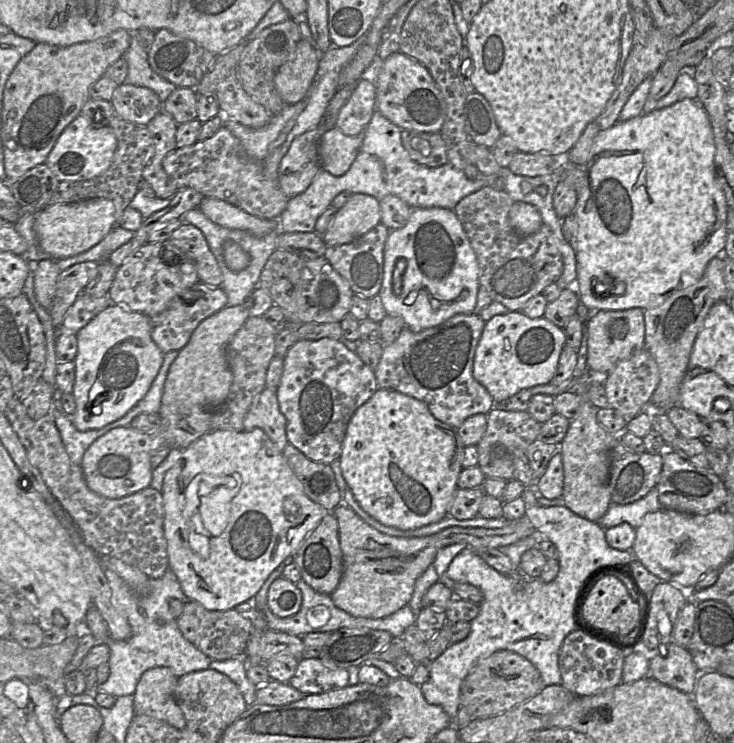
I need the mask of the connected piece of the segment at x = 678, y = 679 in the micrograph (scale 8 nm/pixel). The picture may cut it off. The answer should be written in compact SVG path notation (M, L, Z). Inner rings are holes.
M672 641L650 662L650 676L659 682L692 695L699 671L687 648Z

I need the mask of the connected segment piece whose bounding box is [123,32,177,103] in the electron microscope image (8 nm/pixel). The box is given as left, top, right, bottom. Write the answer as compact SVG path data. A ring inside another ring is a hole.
M131 32L130 46L123 58L128 64L125 82L153 90L162 103L177 88L175 84L153 71L148 61L148 50L142 47L135 32Z

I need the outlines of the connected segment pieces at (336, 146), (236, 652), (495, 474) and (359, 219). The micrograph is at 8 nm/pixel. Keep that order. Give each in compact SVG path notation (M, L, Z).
M338 128L324 130L319 140L321 168L334 176L345 174L355 160L364 138L364 132L348 136Z
M188 601L177 618L178 628L186 640L211 660L223 661L242 658L253 630L252 615L243 615L235 609L227 611L208 610L202 605Z
M494 406L487 413L486 431L476 445L478 450L478 467L488 478L509 481L515 478L515 450L527 450L538 437L541 423L536 421L528 411L507 411Z
M354 193L338 209L331 225L321 235L327 246L347 244L366 234L381 222L379 200Z

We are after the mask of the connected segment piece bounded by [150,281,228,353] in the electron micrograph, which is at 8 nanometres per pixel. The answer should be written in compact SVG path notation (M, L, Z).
M201 281L175 296L168 307L151 318L152 339L163 353L180 351L190 340L198 325L227 306L228 297L222 287L209 286Z

